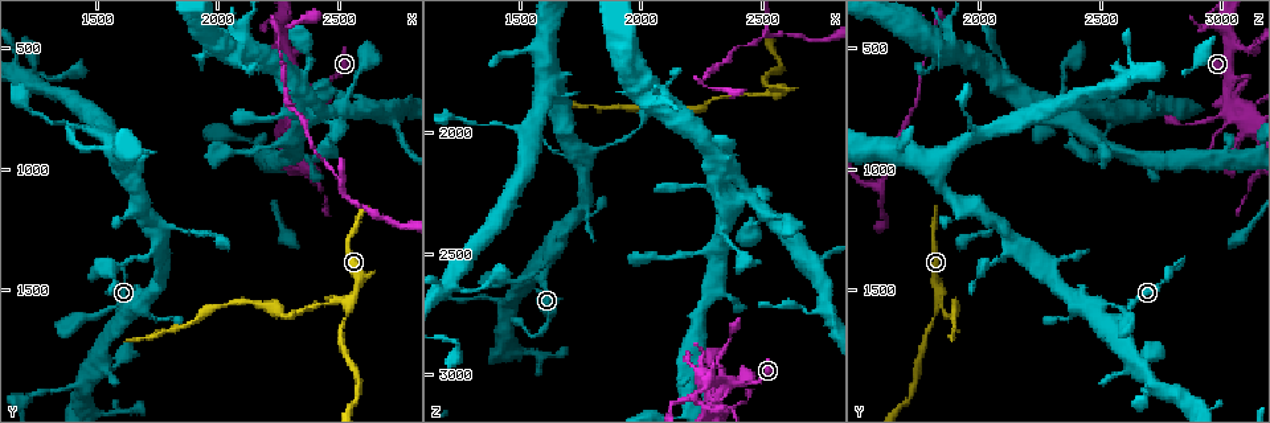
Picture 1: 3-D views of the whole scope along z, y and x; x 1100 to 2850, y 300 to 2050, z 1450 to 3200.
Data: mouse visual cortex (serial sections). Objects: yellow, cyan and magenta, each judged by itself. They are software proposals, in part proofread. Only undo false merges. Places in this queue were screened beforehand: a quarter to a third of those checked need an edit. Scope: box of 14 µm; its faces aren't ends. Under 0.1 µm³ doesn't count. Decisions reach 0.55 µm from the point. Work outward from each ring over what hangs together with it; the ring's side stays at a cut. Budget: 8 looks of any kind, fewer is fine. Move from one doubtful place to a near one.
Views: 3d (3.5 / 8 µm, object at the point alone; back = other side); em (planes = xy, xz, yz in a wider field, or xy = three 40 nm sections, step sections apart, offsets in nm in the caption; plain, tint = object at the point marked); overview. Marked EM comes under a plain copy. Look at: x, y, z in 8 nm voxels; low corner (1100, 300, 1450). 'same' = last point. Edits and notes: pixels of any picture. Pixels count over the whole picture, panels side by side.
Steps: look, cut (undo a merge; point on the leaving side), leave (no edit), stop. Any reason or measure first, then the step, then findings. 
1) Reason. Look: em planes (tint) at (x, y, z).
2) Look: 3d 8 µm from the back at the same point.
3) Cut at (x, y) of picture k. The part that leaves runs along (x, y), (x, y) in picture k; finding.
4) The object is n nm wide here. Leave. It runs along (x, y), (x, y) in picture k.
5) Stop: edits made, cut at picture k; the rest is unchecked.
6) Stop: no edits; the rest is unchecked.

Look: 3d 3.5 µm at (2550, 1530, 1840).

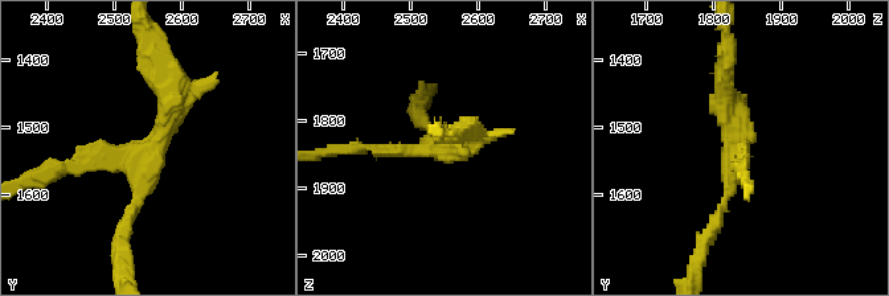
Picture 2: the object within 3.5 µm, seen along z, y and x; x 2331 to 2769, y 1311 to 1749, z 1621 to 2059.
Need the tissue. Look: em xy step 5 (tint) at (2545, 1535, 1835).

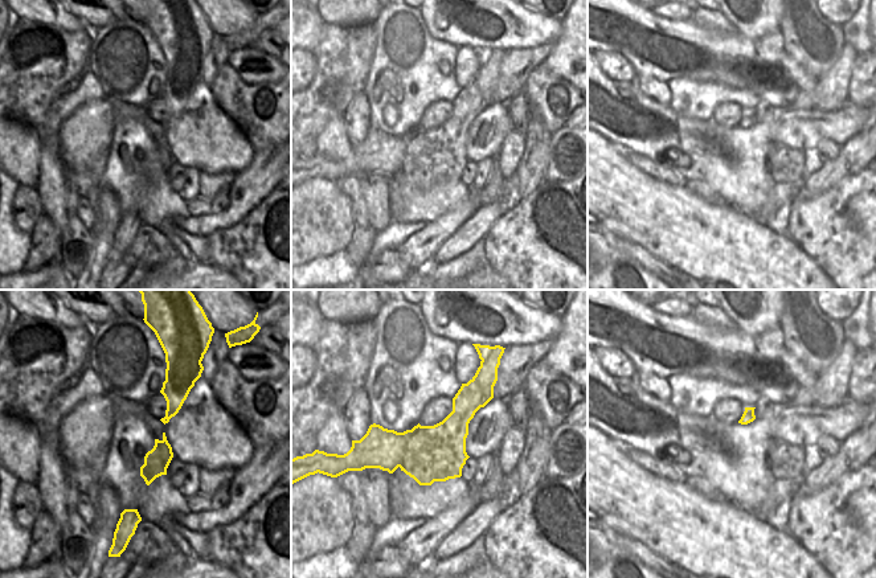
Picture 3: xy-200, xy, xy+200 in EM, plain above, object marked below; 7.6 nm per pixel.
The object is 440 nm wide here. Cut at (76, 161) of picture 2. A second cell is stuck on.

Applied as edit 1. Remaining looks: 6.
Thick turns thin. Look: 3d 8 µm at (1420, 840, 1960).

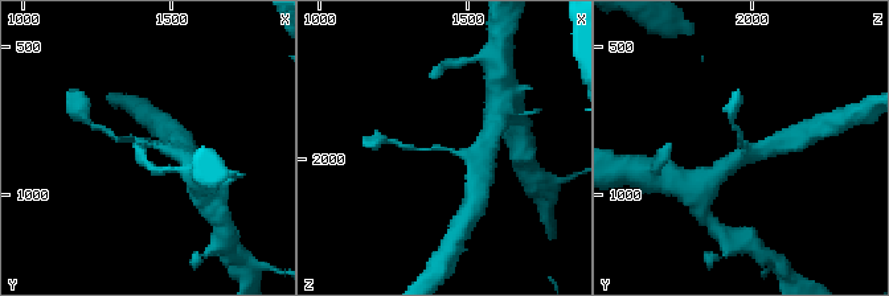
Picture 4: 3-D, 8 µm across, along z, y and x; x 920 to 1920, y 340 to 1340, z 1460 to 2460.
Closer look. Look: 3d 3.5 µm at (1420, 830, 1970).

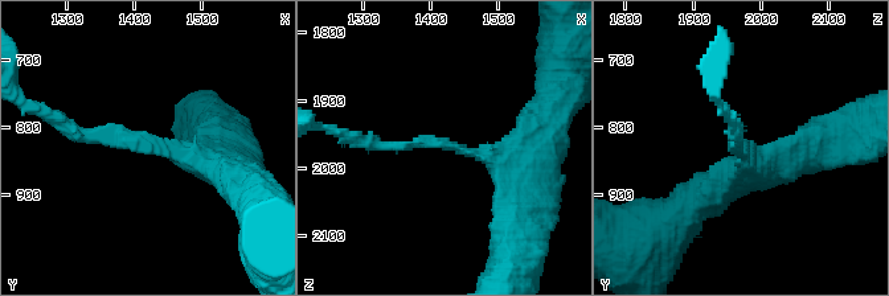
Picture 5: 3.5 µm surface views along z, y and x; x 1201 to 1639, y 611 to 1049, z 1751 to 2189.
The arms are 150, 400 nm wide. Look: em planes (tint) at (1435, 830, 1965).

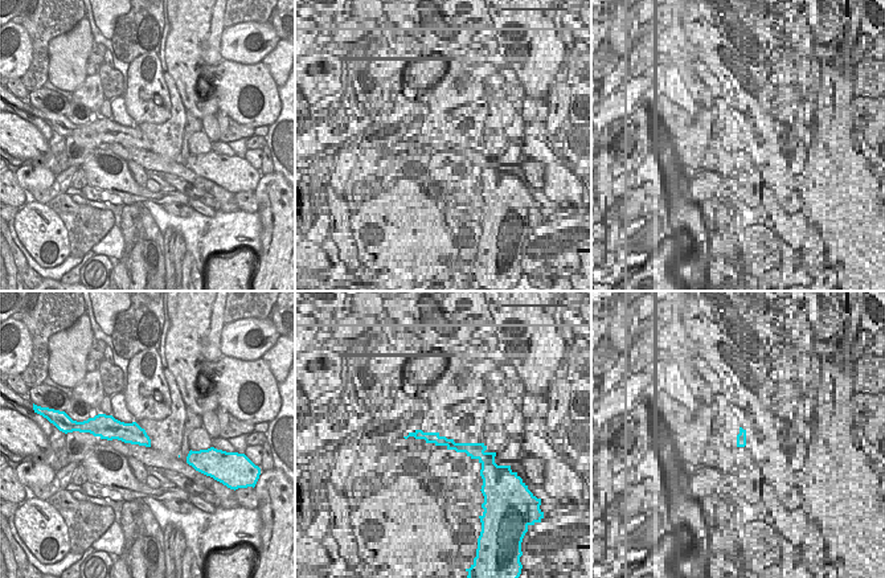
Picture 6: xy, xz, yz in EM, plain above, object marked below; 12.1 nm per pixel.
Leave. Continuous, no second cell.

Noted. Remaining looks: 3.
Side arm on a straight run. Look: em xy step 2 (tint) at (2300, 550, 3040).

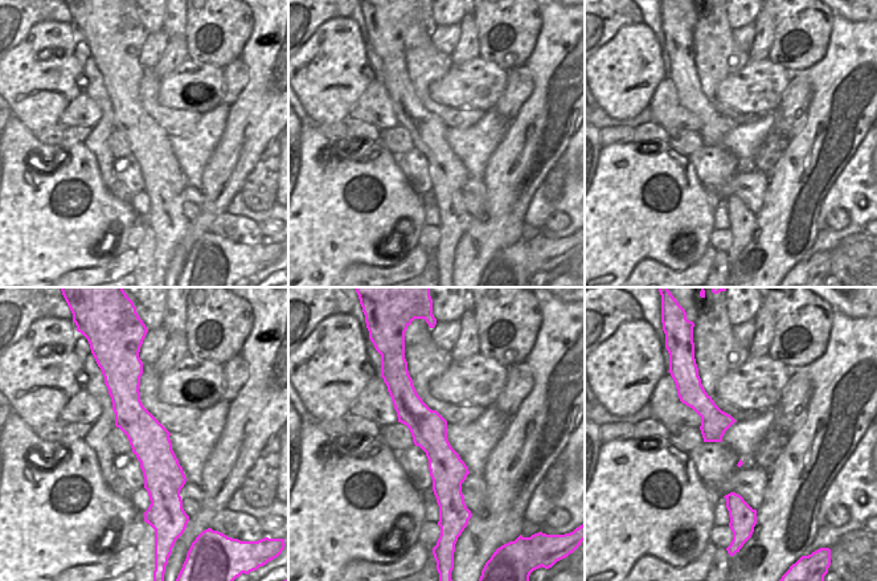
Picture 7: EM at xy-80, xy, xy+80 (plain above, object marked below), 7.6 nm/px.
Wider look. Look: 3d 3.5 µm from the back at the same point.

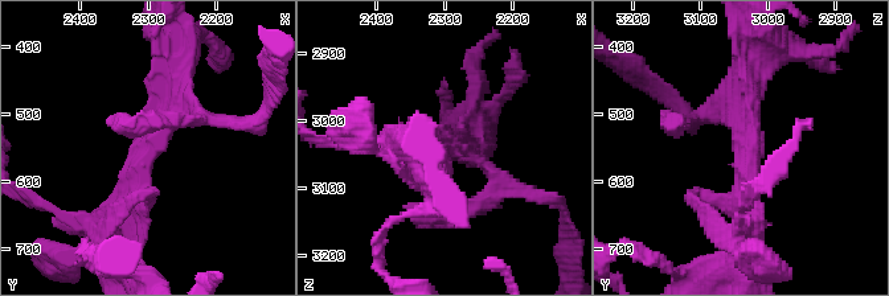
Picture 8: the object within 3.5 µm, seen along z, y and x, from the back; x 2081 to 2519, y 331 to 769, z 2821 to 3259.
Leave. All the same cell.

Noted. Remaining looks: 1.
Stop: edits made, cut at picture 2; the rest is unchecked.

